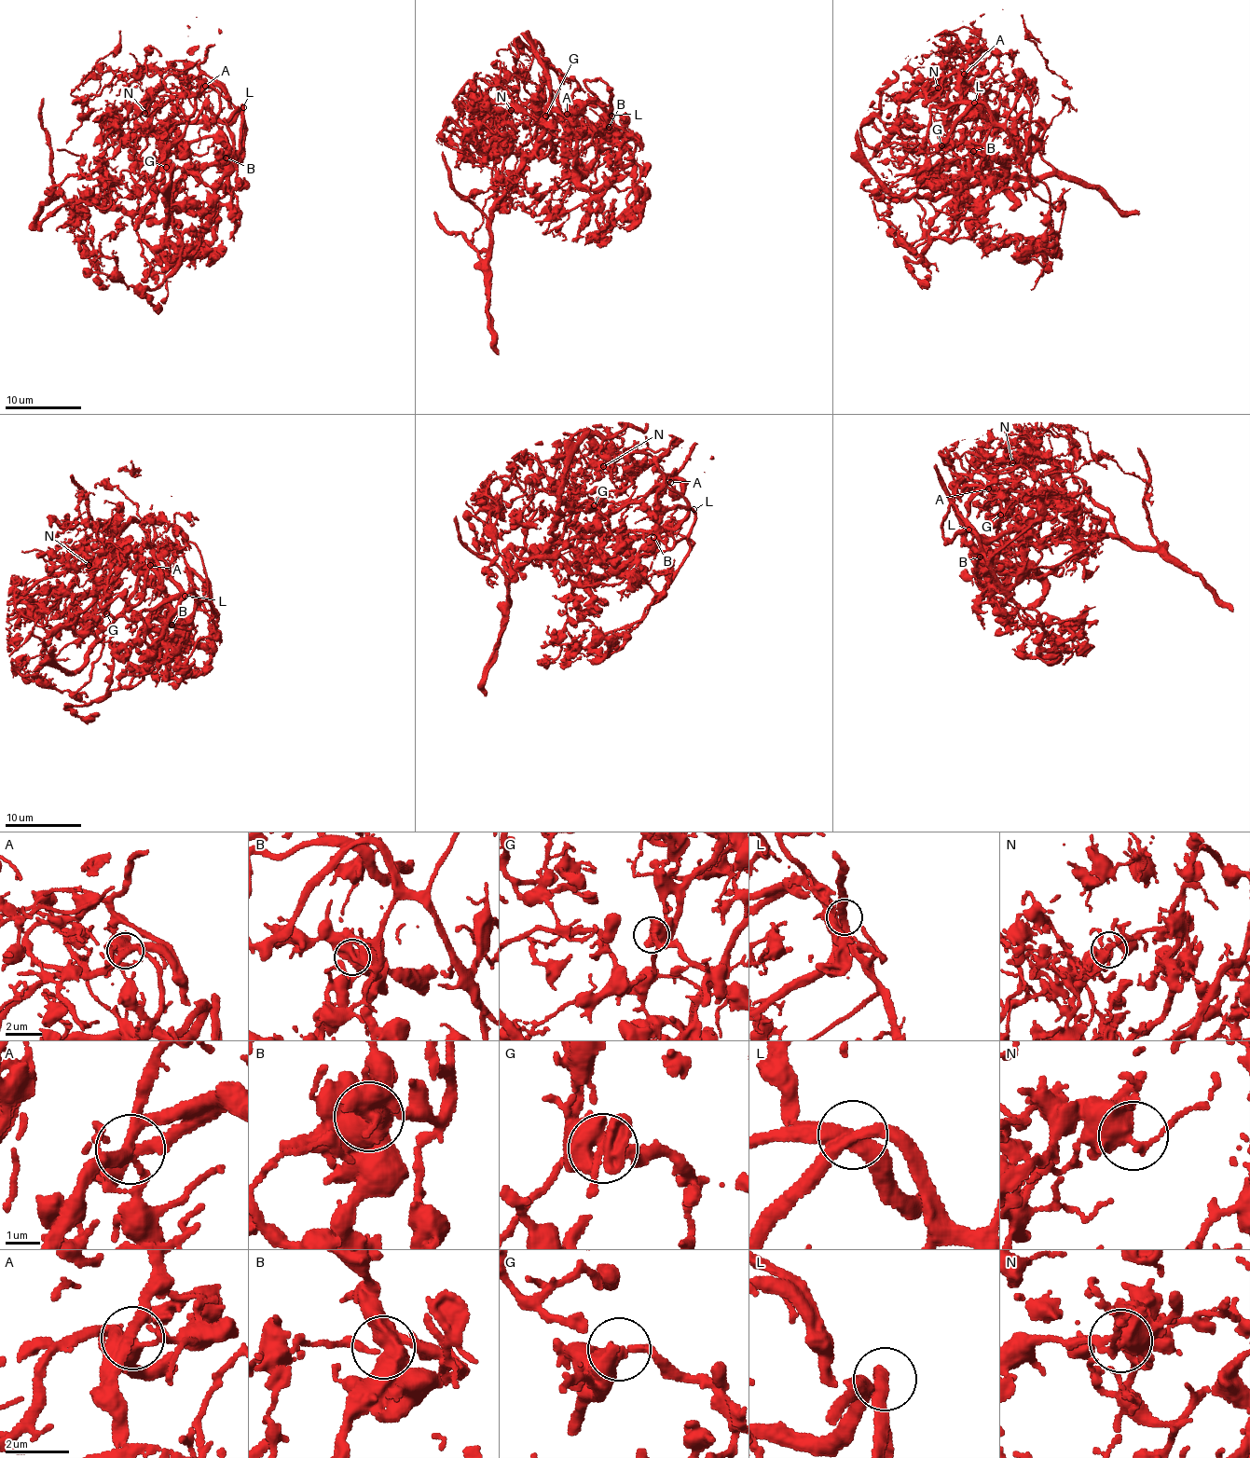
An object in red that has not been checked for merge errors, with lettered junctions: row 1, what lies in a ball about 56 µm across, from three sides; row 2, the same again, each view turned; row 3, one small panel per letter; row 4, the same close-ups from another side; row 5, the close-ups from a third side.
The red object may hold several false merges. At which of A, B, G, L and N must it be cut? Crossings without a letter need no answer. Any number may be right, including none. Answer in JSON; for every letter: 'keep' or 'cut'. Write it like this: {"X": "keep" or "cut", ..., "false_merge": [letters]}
{"A": "keep", "B": "keep", "G": "keep", "L": "keep", "N": "keep", "false_merge": []}

